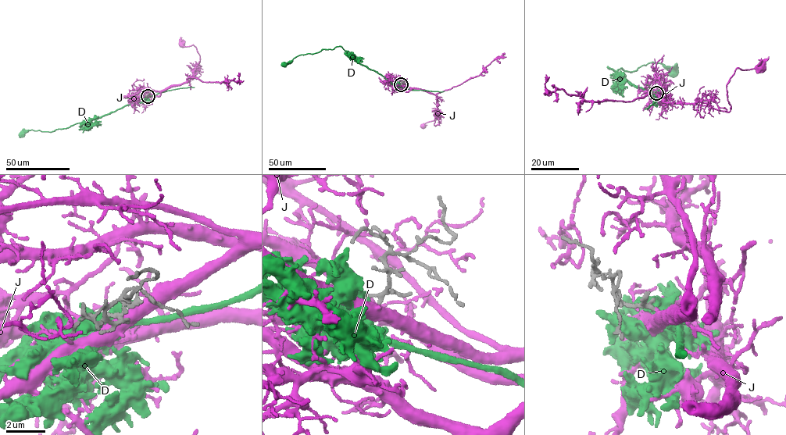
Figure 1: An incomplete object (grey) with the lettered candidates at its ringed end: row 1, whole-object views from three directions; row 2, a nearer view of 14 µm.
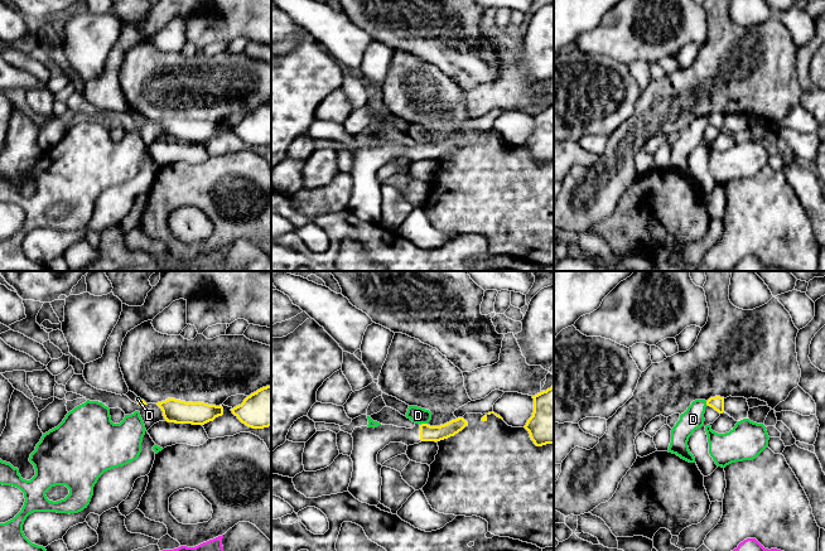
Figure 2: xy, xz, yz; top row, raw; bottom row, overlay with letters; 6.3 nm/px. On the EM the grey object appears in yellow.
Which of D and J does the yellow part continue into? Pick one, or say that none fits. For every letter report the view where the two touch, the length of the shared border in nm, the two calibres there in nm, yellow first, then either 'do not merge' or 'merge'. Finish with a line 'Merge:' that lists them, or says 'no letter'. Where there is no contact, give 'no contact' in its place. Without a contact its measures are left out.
D: xz | 50 nm | 100/110 nm | do not merge
J: no contact | merge
Merge: J

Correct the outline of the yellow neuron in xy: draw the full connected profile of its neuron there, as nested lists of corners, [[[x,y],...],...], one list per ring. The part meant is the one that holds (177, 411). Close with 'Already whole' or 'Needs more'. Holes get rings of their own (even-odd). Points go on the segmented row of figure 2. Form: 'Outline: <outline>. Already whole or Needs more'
Outline: [[[168,398],[156,403],[165,421],[175,424],[204,425],[223,415],[222,405],[208,405],[204,402],[185,402]]]. Already whole

